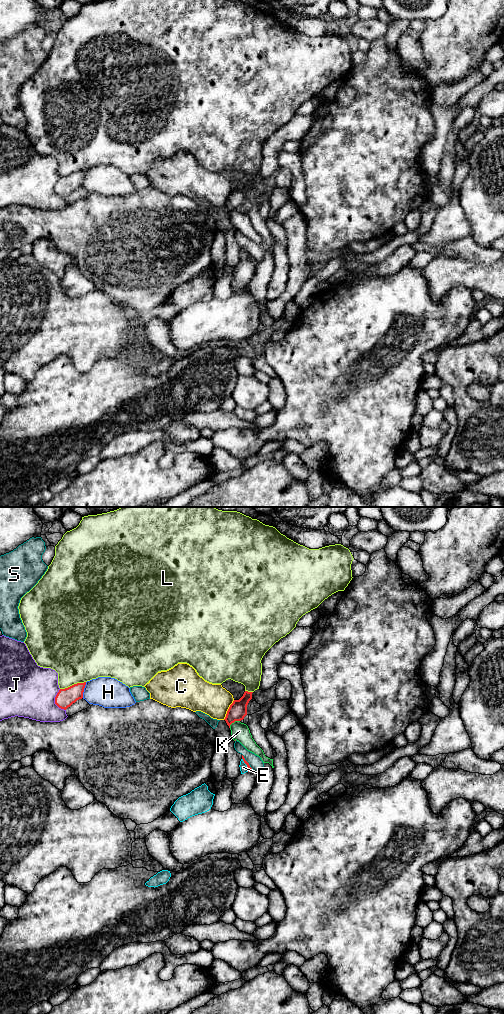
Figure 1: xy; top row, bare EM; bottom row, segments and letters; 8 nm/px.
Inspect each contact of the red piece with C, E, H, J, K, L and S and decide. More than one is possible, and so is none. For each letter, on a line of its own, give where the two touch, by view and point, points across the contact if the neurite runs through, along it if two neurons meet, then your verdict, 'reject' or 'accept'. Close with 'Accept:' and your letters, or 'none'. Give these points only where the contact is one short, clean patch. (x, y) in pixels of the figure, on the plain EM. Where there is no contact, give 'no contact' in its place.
C: contact xy (228, 198); reject
E: contact xy (246, 252); border xy (242, 246), (248, 259); reject
H: contact xy (83, 178); reject
J: contact xy (55, 189); reject
K: contact xy (233, 210); reject
L: contact xy (72, 173); reject
S: contact xy (247, 250); reject
Accept: none

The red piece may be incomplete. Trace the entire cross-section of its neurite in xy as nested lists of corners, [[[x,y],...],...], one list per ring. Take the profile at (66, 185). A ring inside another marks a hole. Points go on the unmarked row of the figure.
[[[86,170],[77,171],[68,176],[60,177],[55,185],[55,192],[59,196],[66,198],[77,188],[83,186],[85,173]]]

